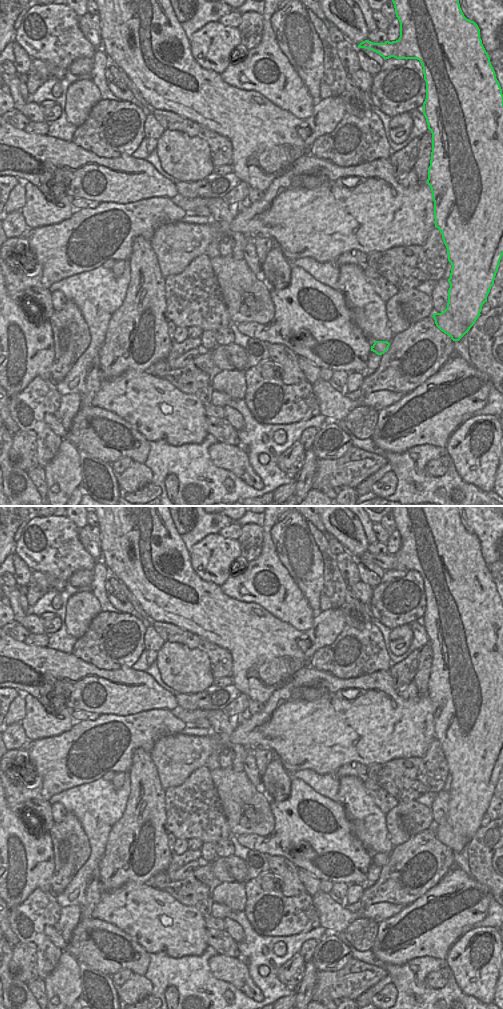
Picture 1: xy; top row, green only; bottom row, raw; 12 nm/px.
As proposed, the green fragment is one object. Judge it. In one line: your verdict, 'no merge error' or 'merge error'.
no merge error

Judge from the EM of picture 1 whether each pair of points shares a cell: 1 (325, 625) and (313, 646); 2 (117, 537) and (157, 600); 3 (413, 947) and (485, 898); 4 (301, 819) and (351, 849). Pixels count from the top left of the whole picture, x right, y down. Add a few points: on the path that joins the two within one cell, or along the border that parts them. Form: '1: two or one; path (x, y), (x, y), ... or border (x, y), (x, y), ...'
1: one; path (325, 630), (316, 641)
2: one; path (126, 553), (128, 559), (145, 576), (150, 584)
3: one; path (431, 930), (460, 902), (467, 901)
4: one; path (313, 831), (331, 849), (339, 849)

